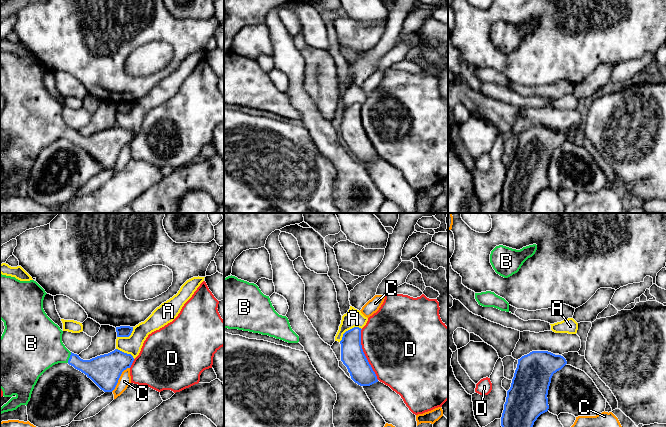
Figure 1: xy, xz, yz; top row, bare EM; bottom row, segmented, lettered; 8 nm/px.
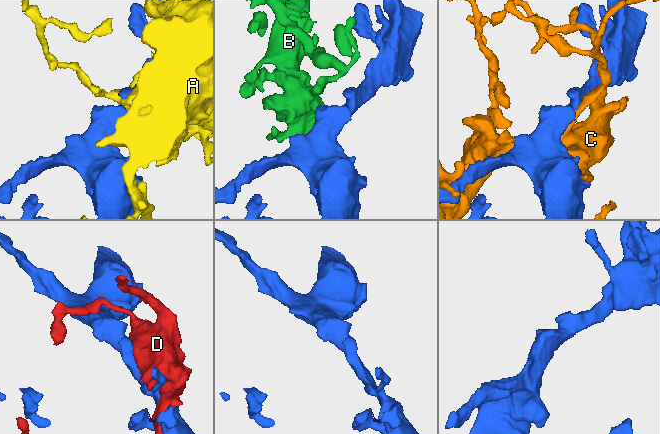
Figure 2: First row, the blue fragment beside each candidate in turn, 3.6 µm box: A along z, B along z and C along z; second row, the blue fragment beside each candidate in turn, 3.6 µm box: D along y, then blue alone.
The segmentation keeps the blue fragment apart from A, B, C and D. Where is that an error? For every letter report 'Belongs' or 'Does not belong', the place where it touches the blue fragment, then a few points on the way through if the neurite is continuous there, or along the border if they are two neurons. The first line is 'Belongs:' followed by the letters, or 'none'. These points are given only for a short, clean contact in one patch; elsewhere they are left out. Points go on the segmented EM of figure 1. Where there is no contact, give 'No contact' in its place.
Belongs: B
A: Does not belong. Touches blue at xz (348, 330)
B: Belongs. Touches blue at xy (70, 357). Path across: xy (98, 369), (81, 365), (70, 357), (41, 347)
C: Does not belong. Touches blue at xy (119, 377)
D: Does not belong. Touches blue at xz (364, 354)

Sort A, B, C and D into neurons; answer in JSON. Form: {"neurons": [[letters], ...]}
{"neurons": [["A"], ["B"], ["C"], ["D"]]}

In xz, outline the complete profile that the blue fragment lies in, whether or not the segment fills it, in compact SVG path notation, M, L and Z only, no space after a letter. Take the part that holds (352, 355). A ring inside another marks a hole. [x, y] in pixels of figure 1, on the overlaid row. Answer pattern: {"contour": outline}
{"contour": "M354 327L343 334L341 361L347 367L351 379L360 386L370 386L378 382L361 345L361 328Z"}

